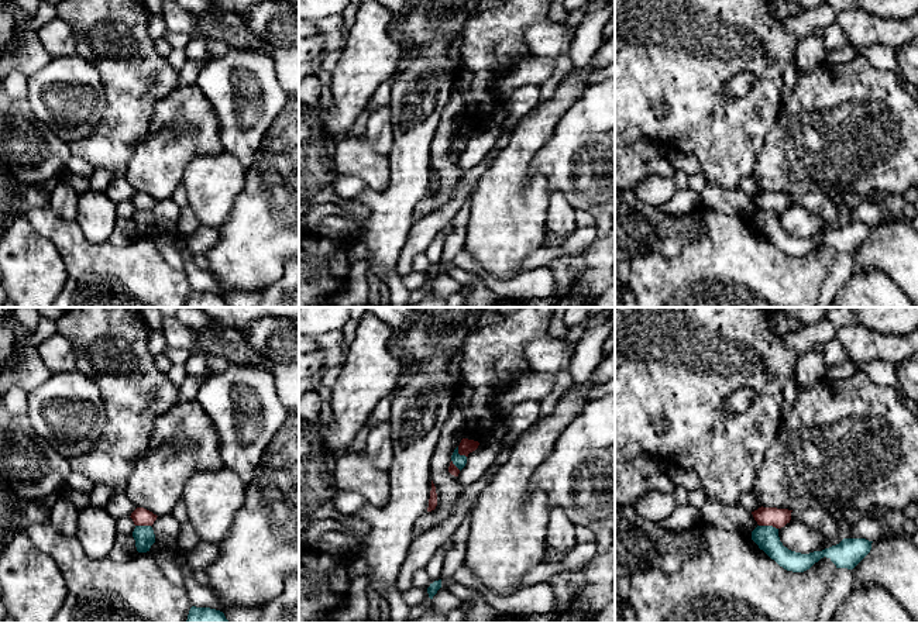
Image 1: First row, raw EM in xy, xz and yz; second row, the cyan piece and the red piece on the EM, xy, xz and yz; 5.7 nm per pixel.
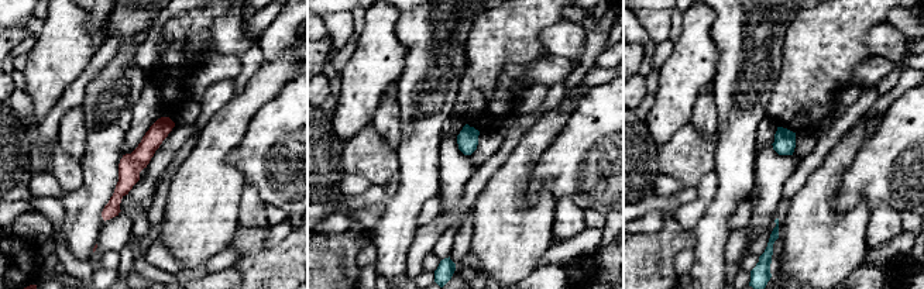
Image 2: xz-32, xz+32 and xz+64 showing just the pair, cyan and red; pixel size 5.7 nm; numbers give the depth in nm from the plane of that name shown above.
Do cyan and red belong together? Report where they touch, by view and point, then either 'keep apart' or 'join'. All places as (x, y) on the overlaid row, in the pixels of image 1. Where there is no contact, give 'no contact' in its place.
meets cyan in yz at (769, 526); keep apart

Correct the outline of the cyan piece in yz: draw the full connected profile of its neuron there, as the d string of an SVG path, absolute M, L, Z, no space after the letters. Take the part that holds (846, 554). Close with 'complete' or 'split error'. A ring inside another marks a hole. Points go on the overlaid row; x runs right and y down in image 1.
M757 526L752 531L752 540L780 567L792 572L804 572L824 557L829 558L836 568L853 569L870 553L873 543L866 538L843 538L822 551L801 554L784 547L778 529L773 526Z | complete

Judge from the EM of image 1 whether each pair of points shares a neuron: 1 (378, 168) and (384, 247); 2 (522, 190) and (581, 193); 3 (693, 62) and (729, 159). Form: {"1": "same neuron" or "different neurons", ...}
{"1": "different neurons", "2": "different neurons", "3": "same neuron"}

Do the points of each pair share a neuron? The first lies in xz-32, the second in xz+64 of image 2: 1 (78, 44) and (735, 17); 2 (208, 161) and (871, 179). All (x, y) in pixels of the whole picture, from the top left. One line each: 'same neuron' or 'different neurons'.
1: different neurons
2: different neurons

